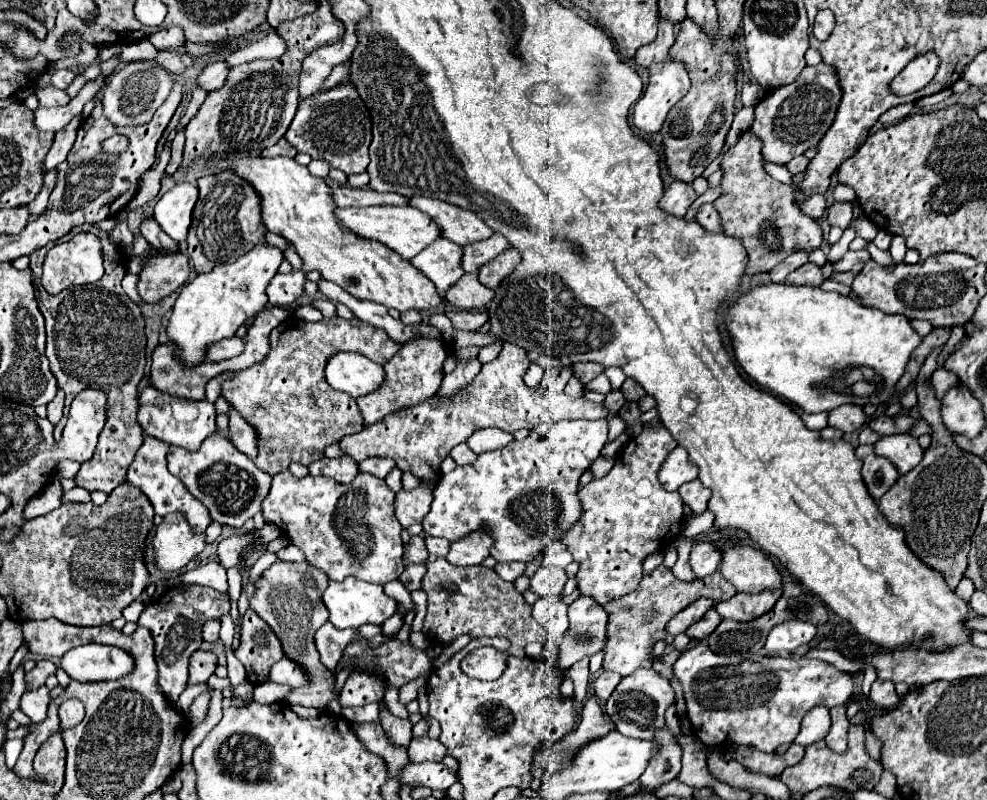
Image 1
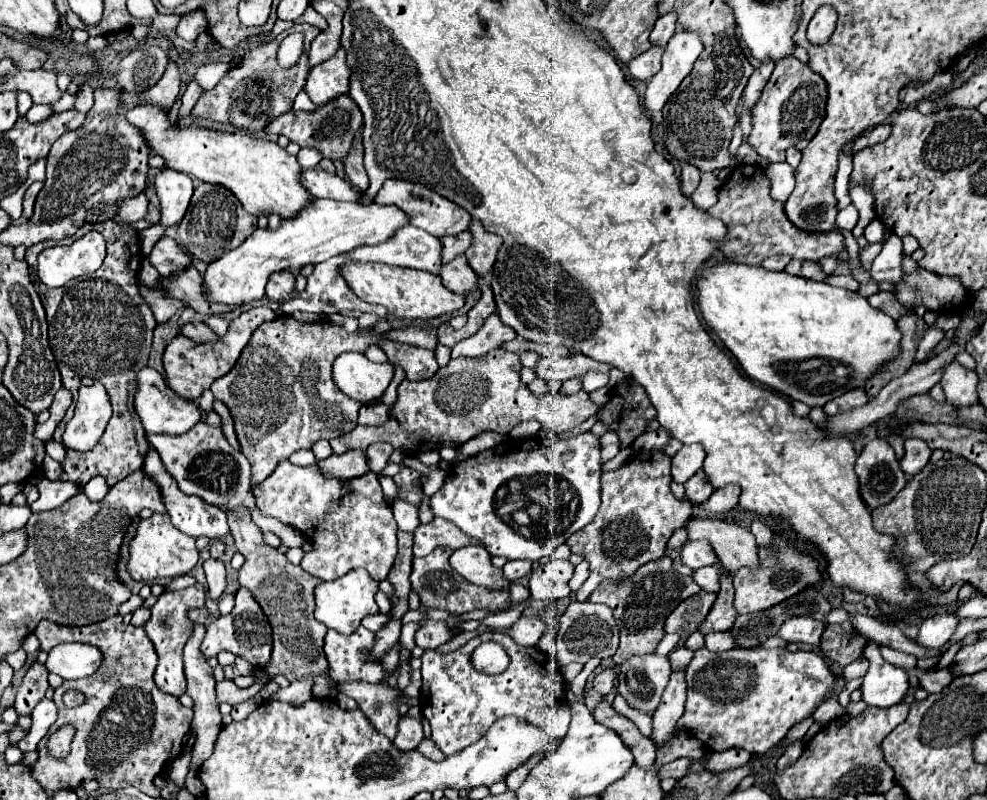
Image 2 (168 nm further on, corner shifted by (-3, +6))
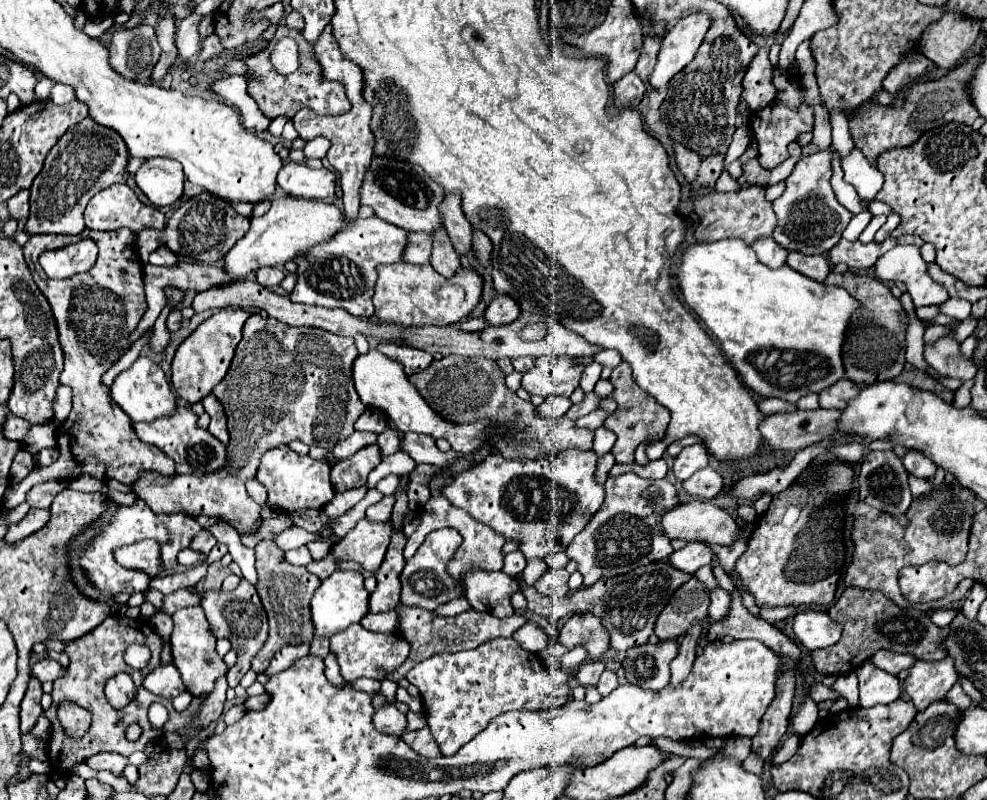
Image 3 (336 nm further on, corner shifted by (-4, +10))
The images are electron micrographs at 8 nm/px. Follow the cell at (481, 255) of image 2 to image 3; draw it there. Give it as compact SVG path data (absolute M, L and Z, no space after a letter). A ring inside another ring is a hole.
M447 194L441 206L441 214L443 214L443 226L453 242L453 248L459 254L467 256L473 250L473 226L463 214L461 198L457 194Z

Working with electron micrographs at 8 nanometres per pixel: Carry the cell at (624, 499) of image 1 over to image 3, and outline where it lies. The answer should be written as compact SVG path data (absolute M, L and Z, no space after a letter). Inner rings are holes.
M627 472L617 478L609 476L605 482L603 506L593 514L591 522L573 538L565 550L567 556L579 564L577 570L583 574L583 586L591 586L603 576L625 574L637 566L667 558L673 548L667 534L663 532L661 518L665 512L677 506L677 490L667 478L641 478L635 472Z

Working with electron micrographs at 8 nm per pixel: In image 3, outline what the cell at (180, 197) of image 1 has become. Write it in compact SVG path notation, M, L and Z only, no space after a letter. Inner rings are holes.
M149 158L143 168L139 168L137 186L145 192L151 204L163 208L171 206L183 196L185 174L179 162L169 158Z

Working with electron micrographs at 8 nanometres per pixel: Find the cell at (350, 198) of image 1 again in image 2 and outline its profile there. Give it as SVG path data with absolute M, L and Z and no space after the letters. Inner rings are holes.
M322 168L302 170L300 174L302 186L314 198L330 198L330 200L344 200L344 202L360 202L362 194L356 192L344 178L324 172Z

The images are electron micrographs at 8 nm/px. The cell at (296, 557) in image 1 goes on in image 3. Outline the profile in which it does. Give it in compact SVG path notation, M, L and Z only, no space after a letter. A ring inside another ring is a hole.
M305 546L285 552L285 558L287 558L287 562L297 564L297 566L307 566L307 562L311 562L311 554L309 554L309 550Z

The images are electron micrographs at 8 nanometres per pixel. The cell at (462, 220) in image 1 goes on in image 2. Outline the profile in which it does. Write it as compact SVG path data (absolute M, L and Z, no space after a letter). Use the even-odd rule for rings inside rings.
M396 178L386 180L384 186L380 188L380 192L376 194L374 202L376 204L392 204L392 206L402 208L404 214L410 218L412 226L428 230L428 234L436 234L436 236L460 234L470 224L470 214L466 210L462 210L458 204L442 198L438 192L434 192L422 184L414 184L414 182L406 182L406 180L396 180Z

